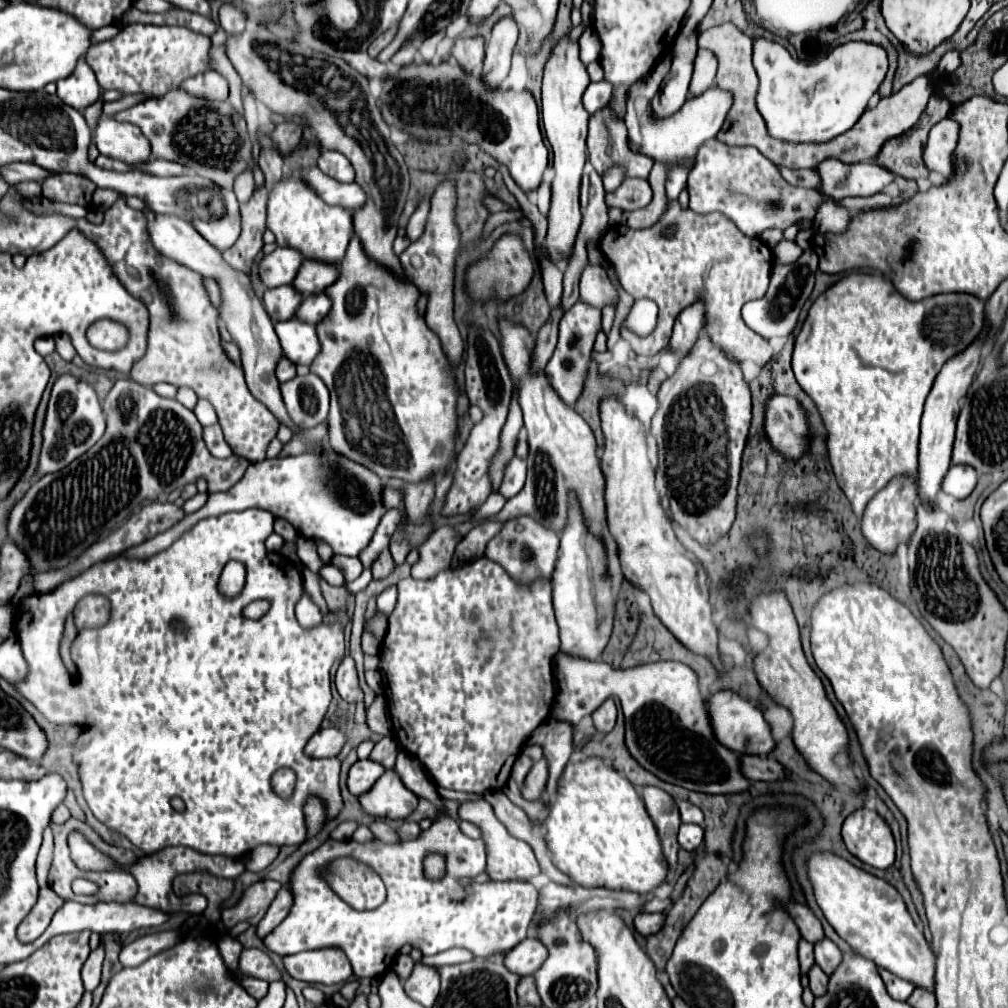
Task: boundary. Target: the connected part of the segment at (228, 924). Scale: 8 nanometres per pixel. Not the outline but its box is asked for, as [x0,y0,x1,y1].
[221,880,281,930]

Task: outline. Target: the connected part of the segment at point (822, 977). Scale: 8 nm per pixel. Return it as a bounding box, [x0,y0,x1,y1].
[809,964,829,996]

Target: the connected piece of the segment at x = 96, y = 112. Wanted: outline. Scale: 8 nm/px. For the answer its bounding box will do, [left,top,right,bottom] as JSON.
[83,96,103,130]

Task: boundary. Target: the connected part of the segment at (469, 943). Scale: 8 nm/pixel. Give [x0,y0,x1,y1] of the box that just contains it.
[263,816,539,978]

